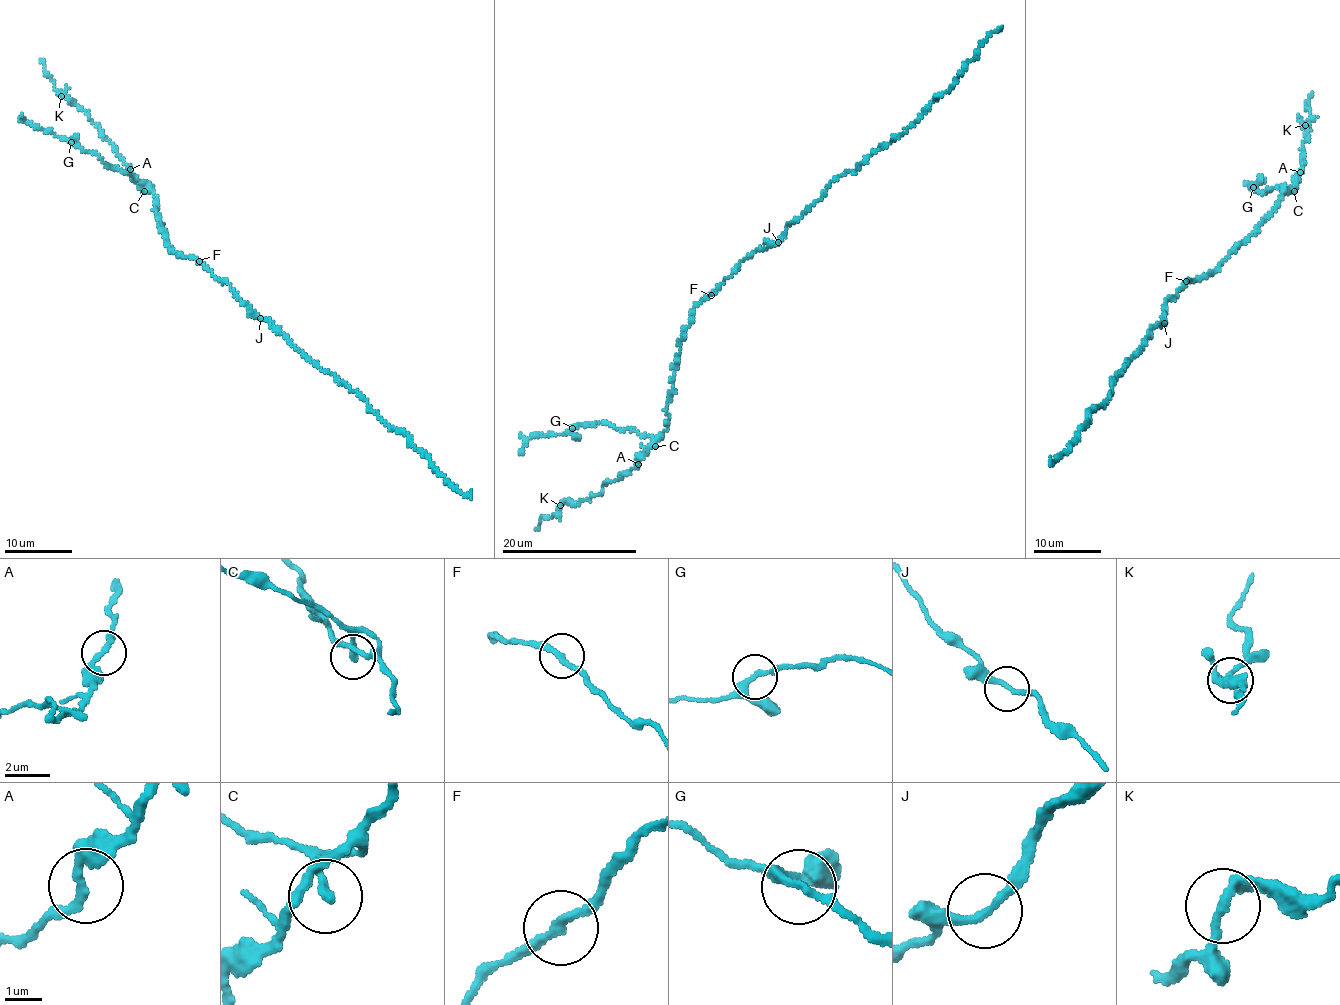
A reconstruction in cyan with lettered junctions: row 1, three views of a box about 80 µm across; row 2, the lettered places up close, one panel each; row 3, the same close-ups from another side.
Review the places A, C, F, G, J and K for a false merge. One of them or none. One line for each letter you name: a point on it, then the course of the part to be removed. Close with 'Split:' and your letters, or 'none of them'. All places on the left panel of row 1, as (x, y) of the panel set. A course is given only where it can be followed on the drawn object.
Split: none of them

